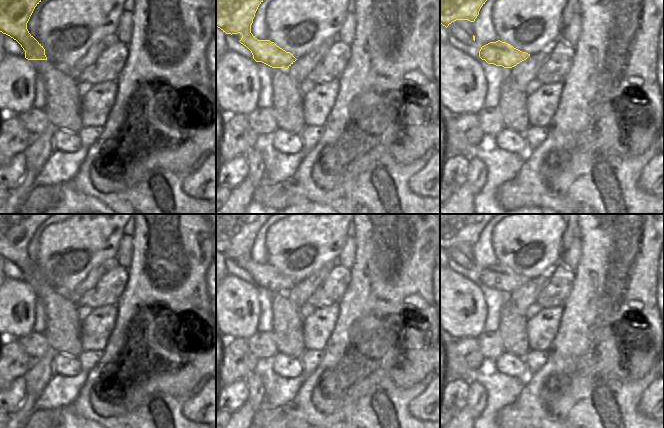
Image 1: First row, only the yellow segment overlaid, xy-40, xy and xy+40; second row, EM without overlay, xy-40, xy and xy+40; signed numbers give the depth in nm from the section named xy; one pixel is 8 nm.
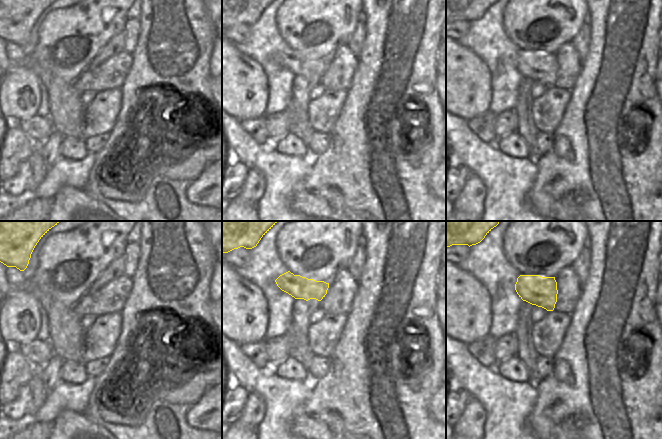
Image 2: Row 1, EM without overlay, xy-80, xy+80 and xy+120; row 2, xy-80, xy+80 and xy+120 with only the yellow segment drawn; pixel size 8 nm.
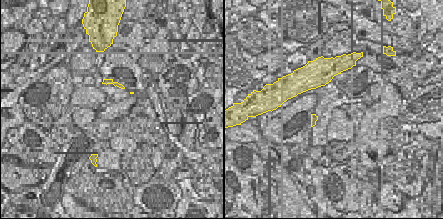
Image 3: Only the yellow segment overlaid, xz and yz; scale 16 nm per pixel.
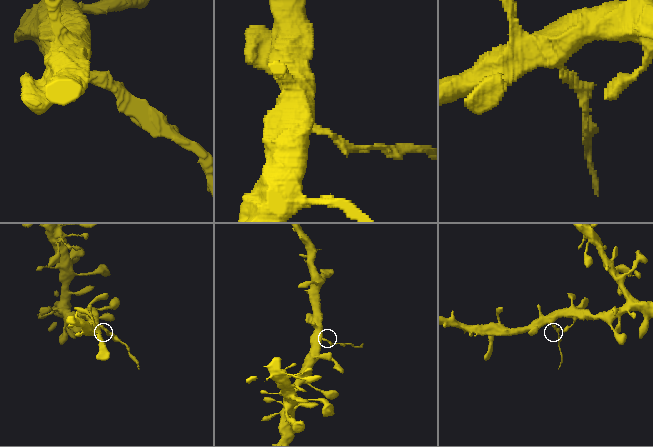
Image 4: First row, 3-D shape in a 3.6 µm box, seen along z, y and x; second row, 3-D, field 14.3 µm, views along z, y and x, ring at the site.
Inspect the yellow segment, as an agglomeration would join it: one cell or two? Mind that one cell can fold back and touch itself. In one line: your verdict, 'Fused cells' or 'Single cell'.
Fused cells

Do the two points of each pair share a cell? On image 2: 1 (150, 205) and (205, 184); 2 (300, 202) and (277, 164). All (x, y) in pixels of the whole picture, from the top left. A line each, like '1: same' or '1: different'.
1: different
2: different

